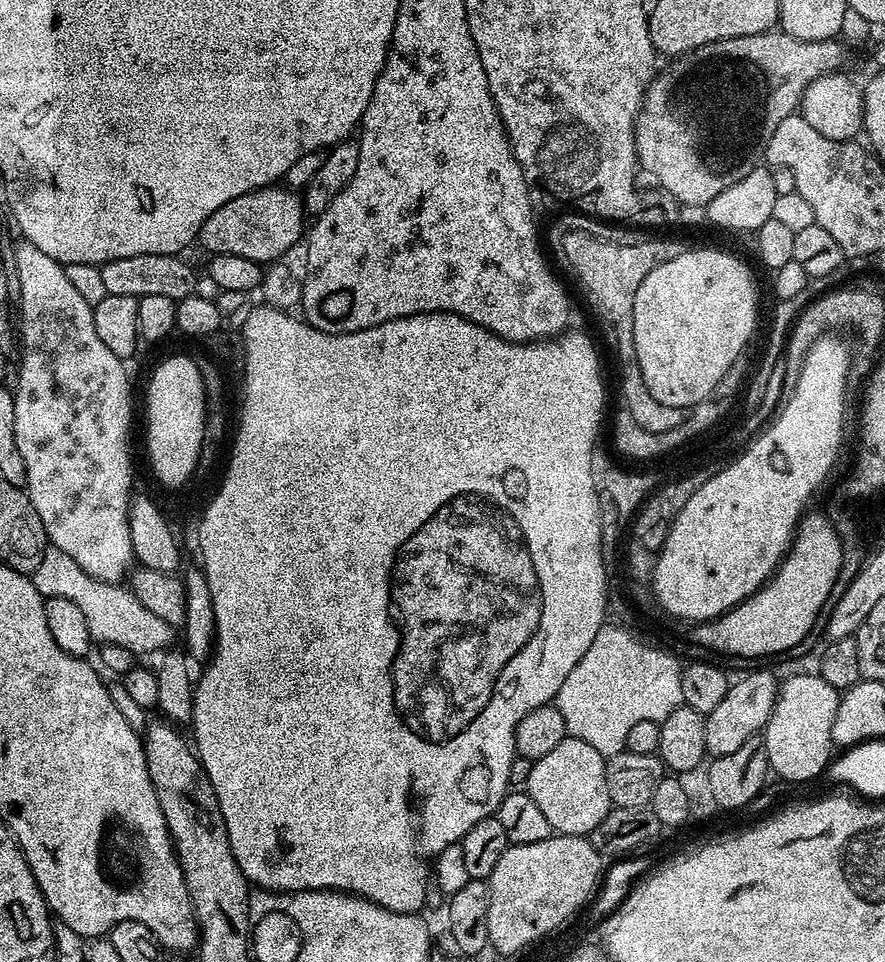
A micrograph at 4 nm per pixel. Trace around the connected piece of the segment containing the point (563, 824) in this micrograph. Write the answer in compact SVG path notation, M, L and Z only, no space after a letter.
M568 736L545 757L532 761L526 791L542 809L553 833L587 837L606 818L614 805L606 790L606 757L598 754L590 742Z

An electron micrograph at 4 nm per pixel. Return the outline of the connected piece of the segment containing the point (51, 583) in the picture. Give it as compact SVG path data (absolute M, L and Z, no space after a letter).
M49 545L38 564L38 569L30 576L31 582L40 596L68 598L82 610L86 618L86 626L90 626L93 641L100 644L124 646L134 654L140 652L163 653L172 640L173 625L162 622L142 602L138 602L136 595L127 587L120 584L110 584L86 574L74 558Z

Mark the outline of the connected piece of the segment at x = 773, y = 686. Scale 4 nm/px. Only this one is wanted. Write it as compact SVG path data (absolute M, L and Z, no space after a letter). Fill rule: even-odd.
M748 672L737 684L736 681L729 683L726 698L722 698L722 702L718 702L718 706L714 706L714 710L710 710L704 716L707 755L715 758L726 754L734 754L734 750L738 750L738 746L742 746L742 742L753 739L767 724L776 705L776 695L780 693L780 685L781 681L776 680L776 676L772 672Z

